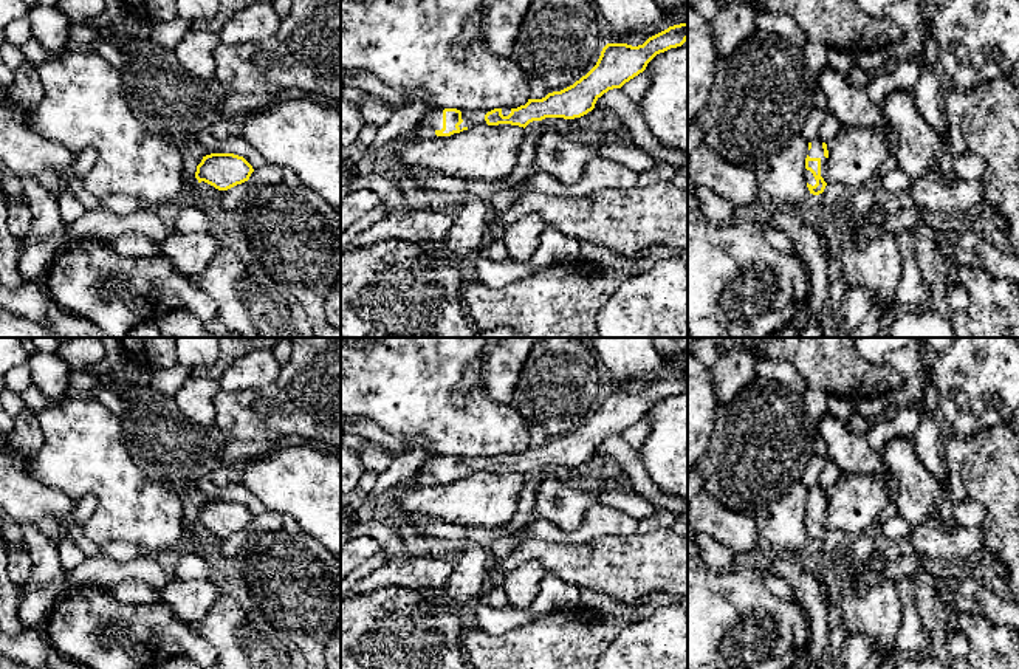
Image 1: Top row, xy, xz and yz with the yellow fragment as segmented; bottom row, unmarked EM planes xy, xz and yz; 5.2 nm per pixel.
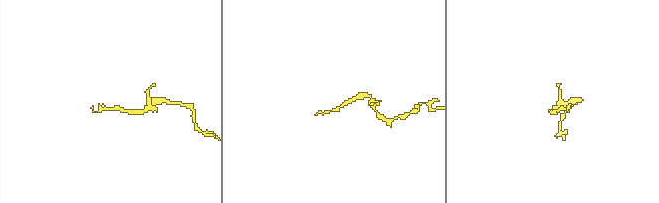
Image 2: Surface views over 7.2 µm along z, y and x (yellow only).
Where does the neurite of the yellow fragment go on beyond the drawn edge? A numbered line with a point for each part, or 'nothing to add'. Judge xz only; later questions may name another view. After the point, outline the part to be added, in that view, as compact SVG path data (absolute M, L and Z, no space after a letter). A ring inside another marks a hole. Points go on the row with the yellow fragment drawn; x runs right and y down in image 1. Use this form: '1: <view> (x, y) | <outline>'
1: xz (432, 118) | M429 108L420 119L421 125L431 127L434 132L443 129L443 110Z

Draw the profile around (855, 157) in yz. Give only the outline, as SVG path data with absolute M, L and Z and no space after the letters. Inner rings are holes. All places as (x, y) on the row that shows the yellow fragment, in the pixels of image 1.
M846 130L827 142L825 183L839 183L847 192L878 181L883 163L890 156L890 144L880 132Z

